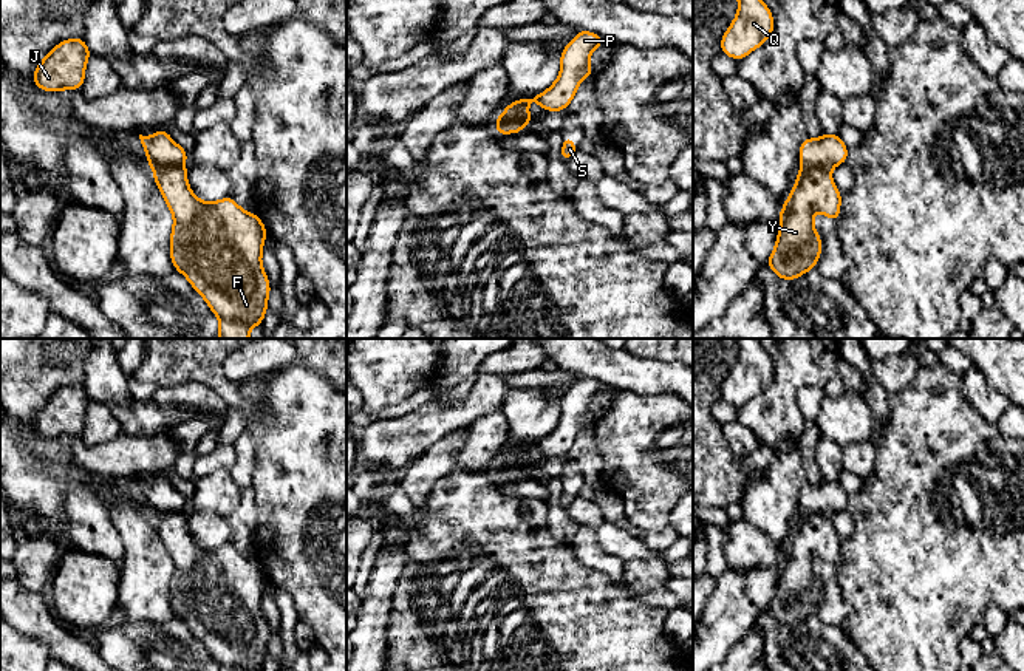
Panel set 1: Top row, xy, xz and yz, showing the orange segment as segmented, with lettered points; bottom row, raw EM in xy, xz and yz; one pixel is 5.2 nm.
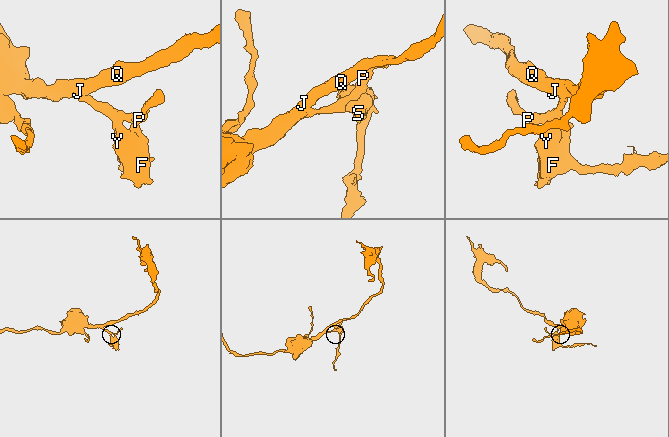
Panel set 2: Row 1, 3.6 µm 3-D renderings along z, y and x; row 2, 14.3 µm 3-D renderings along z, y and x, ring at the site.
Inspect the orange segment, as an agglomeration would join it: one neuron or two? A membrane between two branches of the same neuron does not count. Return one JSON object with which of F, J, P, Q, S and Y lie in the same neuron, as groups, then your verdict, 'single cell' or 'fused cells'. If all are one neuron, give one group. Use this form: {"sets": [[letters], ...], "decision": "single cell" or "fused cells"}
{"sets": [["F", "S", "Y"], ["J", "P", "Q"]], "decision": "fused cells"}

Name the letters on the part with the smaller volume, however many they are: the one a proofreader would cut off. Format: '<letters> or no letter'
F, S, Y

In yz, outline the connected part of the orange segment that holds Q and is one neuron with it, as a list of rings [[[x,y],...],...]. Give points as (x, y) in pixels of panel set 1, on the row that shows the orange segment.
[[[738,0],[738,14],[721,39],[721,53],[739,62],[772,36],[773,26],[763,0]]]

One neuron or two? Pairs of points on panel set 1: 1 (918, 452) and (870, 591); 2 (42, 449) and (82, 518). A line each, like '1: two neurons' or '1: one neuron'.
1: one neuron
2: two neurons

